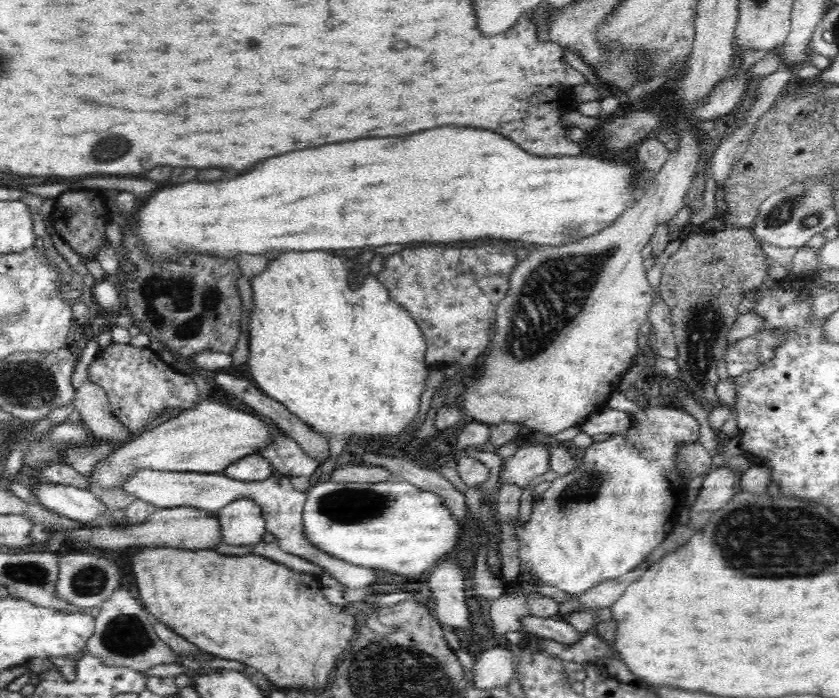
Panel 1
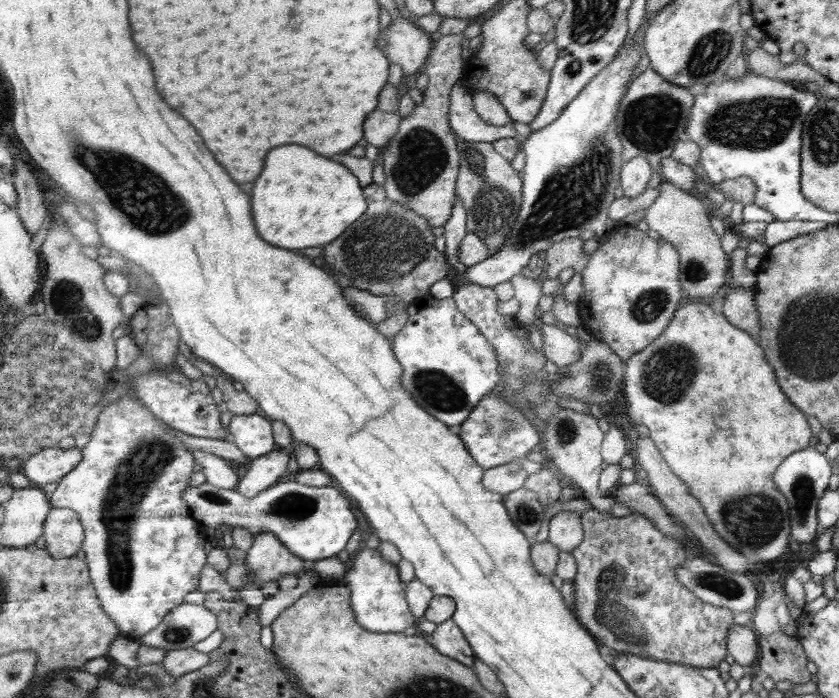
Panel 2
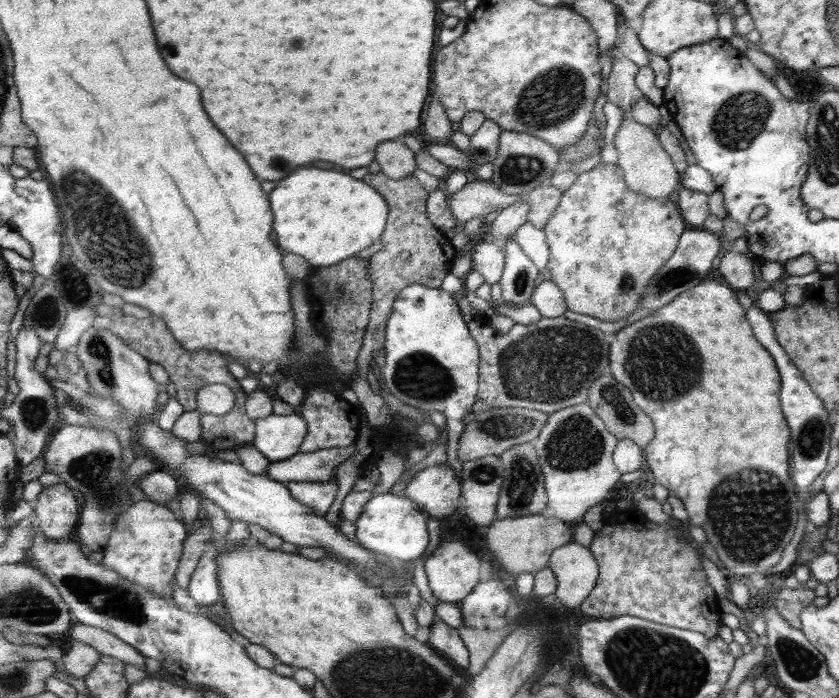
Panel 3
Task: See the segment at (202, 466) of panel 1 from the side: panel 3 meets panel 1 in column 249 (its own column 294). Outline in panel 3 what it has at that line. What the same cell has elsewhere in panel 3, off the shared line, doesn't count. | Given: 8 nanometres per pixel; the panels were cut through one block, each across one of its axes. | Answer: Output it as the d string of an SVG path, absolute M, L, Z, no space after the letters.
M297 412L255 420L253 446L269 461L280 462L298 454L308 432L308 423Z

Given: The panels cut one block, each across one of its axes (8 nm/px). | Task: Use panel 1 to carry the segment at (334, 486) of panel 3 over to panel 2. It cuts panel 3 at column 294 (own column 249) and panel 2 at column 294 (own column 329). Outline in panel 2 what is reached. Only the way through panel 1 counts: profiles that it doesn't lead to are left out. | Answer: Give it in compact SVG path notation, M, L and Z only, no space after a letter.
M270 532L255 535L252 547L246 553L246 565L252 571L251 586L262 587L262 583L278 581L288 573L300 575L306 562L284 547L284 544Z

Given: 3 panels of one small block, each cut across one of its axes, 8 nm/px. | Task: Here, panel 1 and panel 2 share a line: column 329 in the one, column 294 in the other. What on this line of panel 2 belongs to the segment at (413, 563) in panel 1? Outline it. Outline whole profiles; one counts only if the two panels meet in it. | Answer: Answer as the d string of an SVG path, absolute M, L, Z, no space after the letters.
M281 479L254 498L244 498L238 488L224 490L210 483L188 485L182 500L194 520L207 529L218 529L222 523L247 528L253 535L270 532L303 561L317 561L338 555L345 550L358 521L350 509L350 500L330 486L312 487L296 481Z

